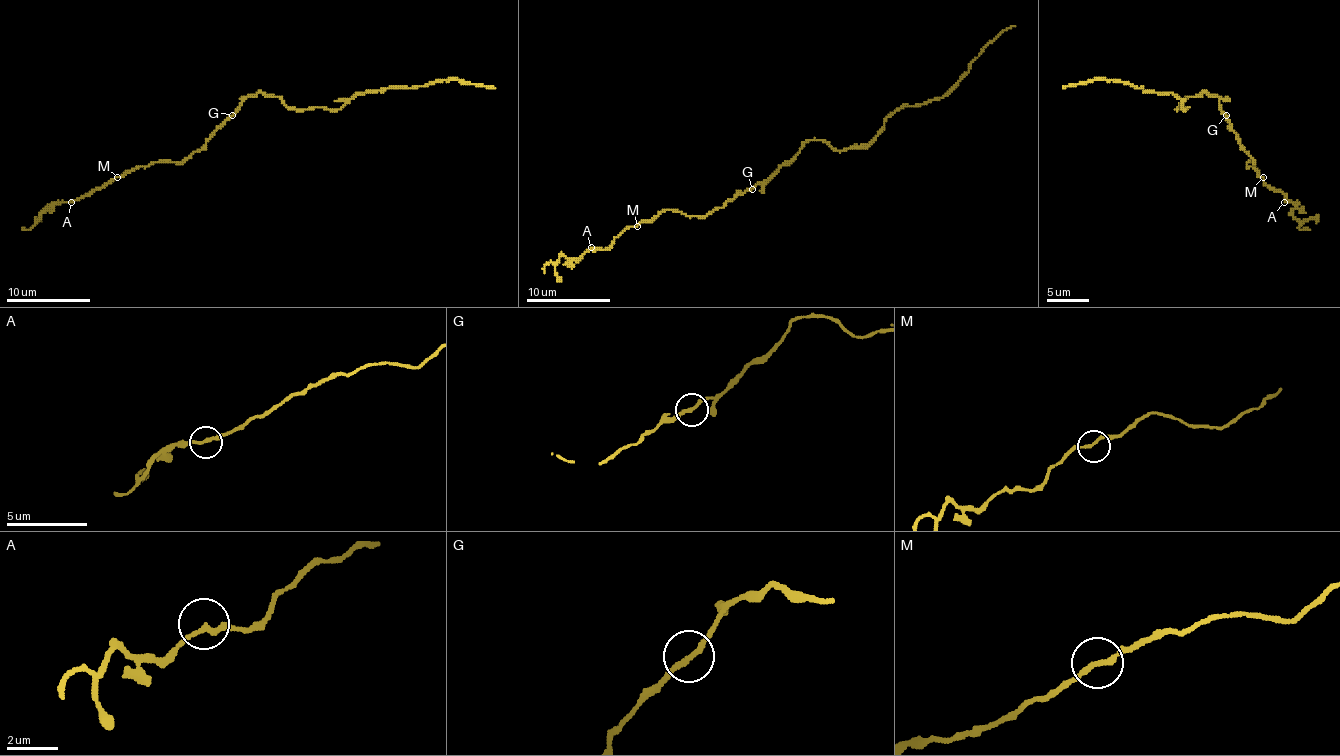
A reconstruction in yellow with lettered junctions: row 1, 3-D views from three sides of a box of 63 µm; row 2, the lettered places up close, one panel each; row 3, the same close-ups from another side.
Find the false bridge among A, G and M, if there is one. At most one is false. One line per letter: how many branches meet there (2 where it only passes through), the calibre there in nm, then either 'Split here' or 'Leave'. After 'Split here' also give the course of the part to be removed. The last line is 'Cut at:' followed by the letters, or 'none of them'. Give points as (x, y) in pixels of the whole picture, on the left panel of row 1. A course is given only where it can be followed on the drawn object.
A: Branches: 2. Thickness 190 nm. Leave
G: Branches: 2. Thickness 200 nm. Split here. Course of the part to remove: (231, 116), (246, 99), (259, 92), (277, 97), (288, 107), (339, 109), (358, 92), (444, 80), (495, 88)
M: Branches: 2. Thickness 190 nm. Leave
Cut at: G

